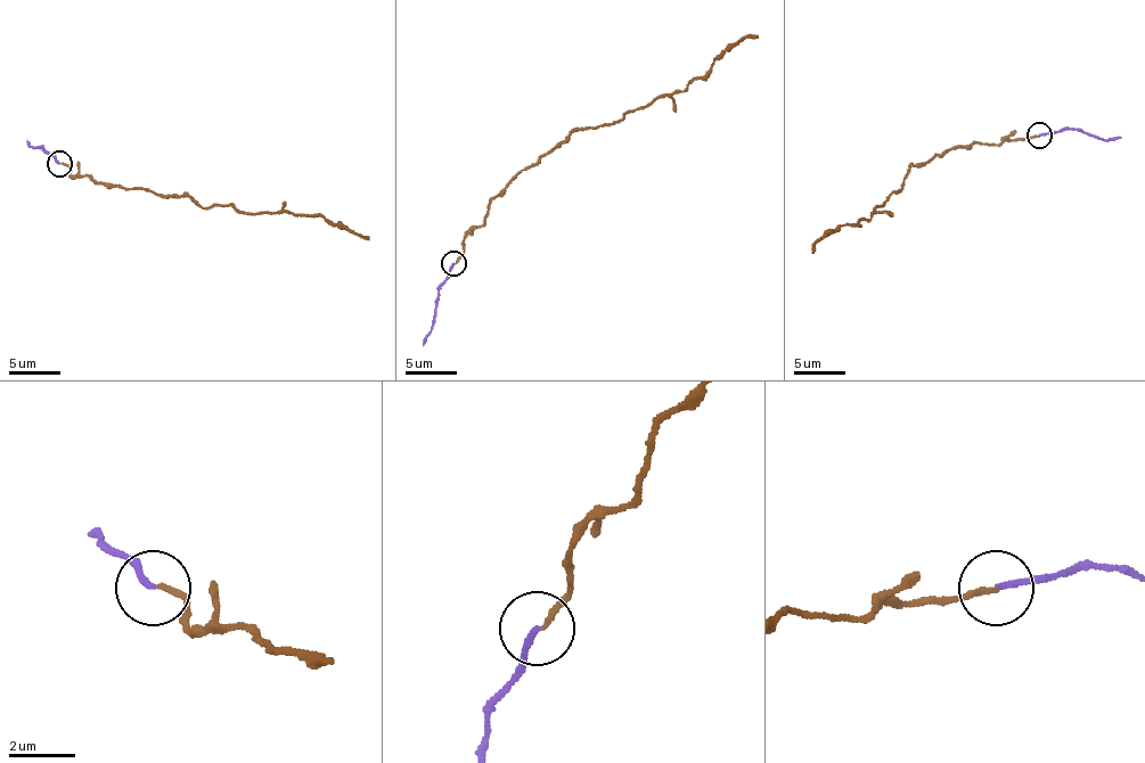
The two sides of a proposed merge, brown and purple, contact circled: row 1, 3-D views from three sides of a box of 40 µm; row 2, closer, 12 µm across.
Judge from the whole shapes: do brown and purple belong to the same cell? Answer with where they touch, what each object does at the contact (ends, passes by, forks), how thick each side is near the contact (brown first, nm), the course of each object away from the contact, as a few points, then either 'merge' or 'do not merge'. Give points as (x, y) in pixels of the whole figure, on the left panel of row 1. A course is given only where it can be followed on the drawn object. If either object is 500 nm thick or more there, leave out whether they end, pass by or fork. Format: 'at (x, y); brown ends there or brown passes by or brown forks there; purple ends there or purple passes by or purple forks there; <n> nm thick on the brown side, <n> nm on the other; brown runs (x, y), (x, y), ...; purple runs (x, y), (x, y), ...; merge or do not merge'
at (59, 163); brown ends there; purple ends there; 140 nm thick on the brown side, 160 nm on the other; brown runs (62, 163), (70, 177), (90, 178), (96, 185), (181, 194), (202, 208), (289, 212), (368, 239); purple runs (58, 163), (42, 145), (34, 147), (26, 141); do not merge

